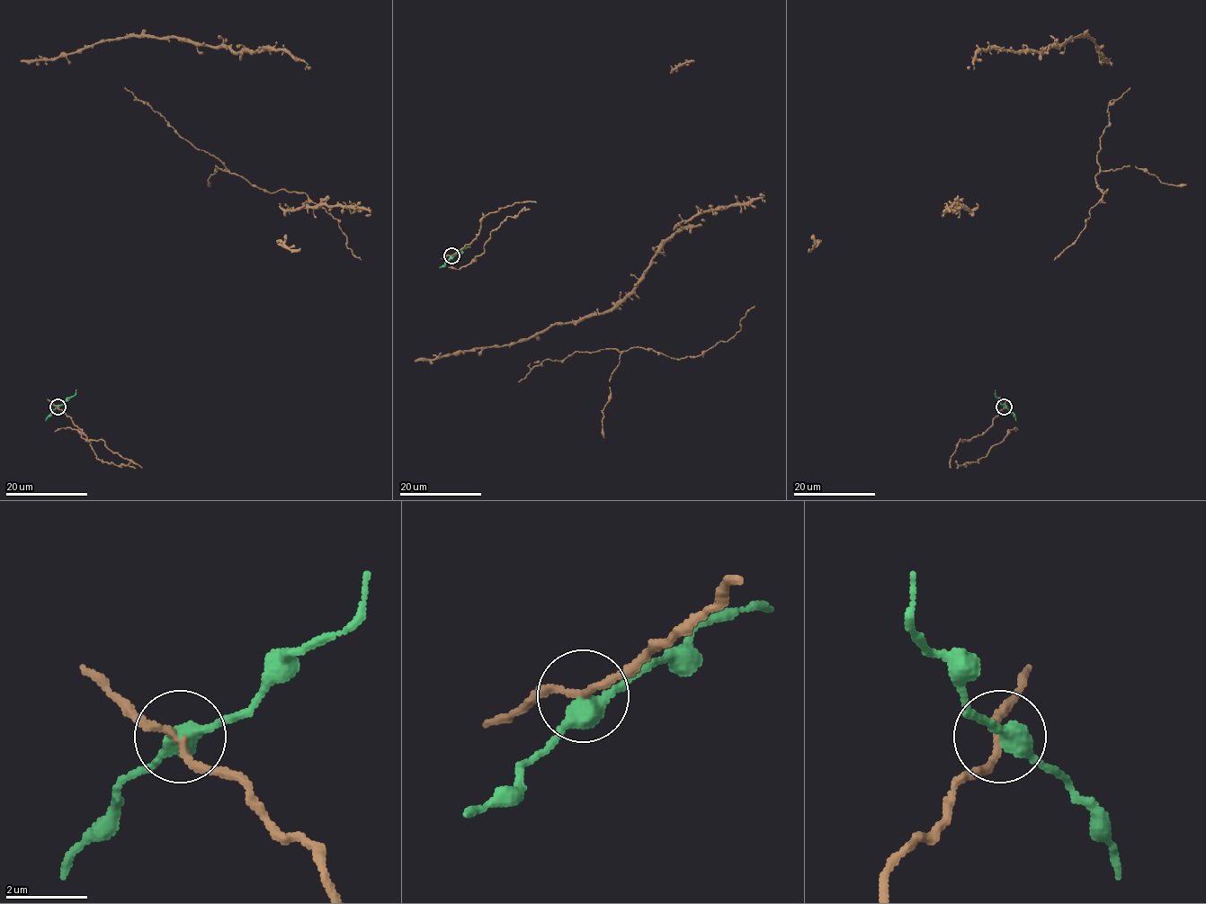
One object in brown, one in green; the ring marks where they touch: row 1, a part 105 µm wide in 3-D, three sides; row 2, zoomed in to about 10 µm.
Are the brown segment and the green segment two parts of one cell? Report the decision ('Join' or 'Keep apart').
Keep apart

